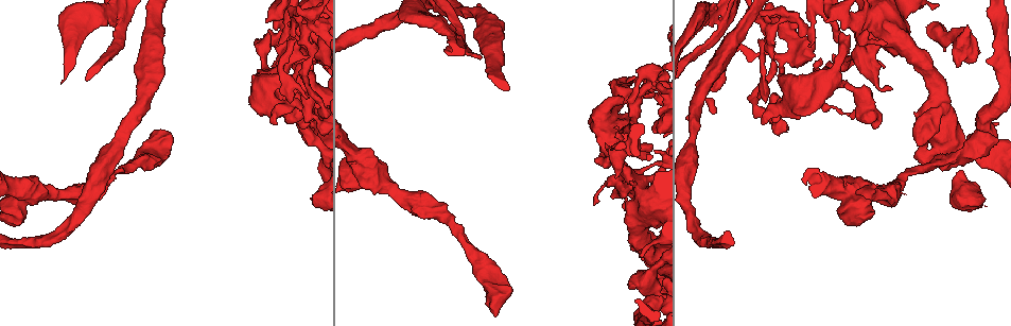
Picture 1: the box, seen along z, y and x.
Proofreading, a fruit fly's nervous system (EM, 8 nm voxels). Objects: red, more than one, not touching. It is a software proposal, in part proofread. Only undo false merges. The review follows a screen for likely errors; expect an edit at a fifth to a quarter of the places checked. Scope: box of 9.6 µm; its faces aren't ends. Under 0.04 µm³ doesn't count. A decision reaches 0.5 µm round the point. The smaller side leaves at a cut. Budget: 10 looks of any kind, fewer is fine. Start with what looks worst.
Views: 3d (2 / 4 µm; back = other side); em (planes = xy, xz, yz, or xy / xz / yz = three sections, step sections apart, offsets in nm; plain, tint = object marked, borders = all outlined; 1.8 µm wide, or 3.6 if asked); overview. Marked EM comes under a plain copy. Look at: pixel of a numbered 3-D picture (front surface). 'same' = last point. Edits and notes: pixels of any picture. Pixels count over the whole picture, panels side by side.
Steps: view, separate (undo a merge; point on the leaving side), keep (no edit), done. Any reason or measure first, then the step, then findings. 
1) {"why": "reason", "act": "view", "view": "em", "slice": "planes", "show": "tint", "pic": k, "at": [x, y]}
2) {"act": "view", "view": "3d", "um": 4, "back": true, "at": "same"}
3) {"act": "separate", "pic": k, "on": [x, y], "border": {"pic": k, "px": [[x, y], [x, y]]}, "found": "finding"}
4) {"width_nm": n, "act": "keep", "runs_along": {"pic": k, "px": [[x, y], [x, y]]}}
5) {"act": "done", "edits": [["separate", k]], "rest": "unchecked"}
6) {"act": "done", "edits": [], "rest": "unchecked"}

{"why": "four arms meet", "act": "view", "view": "3d", "um": 4, "pic": 1, "at": [303, 31]}

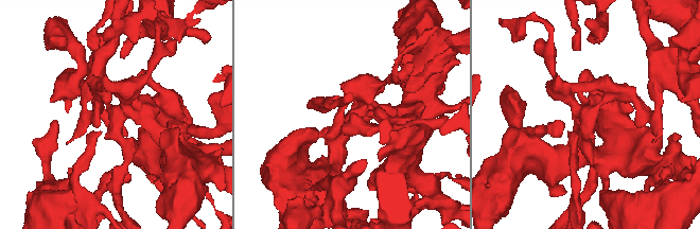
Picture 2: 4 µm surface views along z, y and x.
{"arms": 4, "act": "view", "view": "em", "slice": "planes", "show": "tint", "pic": 2, "at": [114, 116]}

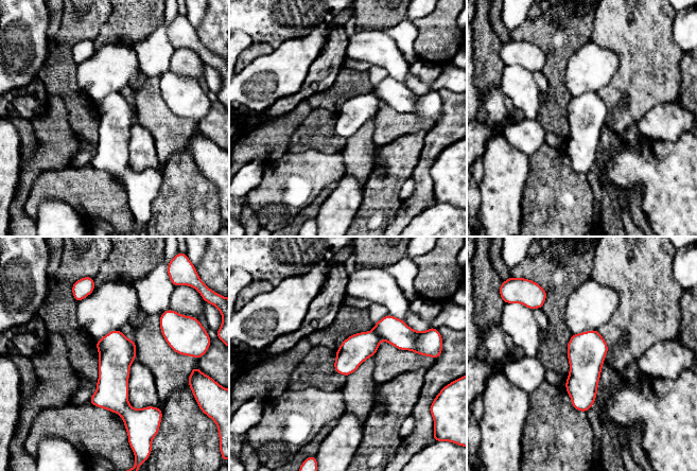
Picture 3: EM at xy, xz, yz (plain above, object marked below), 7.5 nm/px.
{"width_nm": 220, "act": "keep", "runs_along": {"pic": 3, "px": [[411, 344], [376, 335], [336, 366]]}, "found": "all the same cell"}

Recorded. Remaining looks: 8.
{"why": "branch point", "act": "view", "view": "3d", "um": 4, "pic": 1, "at": [309, 89]}

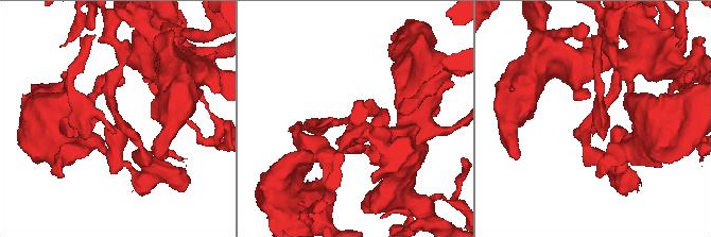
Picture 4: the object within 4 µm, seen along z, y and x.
{"act": "view", "view": "em", "slice": "planes", "show": "borders", "pic": 4, "at": [114, 117]}

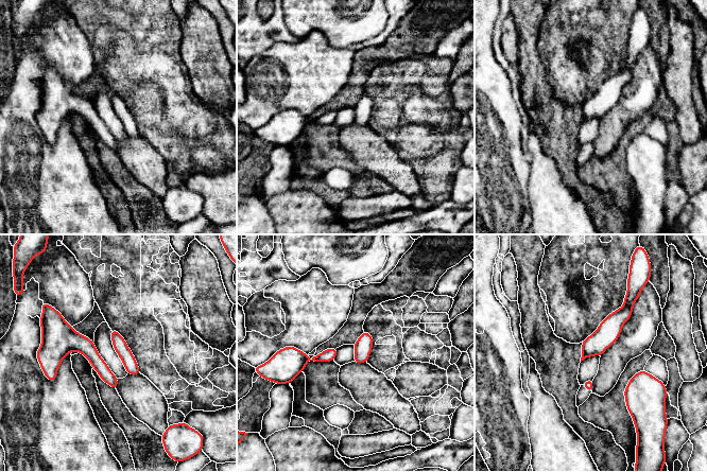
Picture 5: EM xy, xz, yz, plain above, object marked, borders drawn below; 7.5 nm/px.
{"width_nm": 100, "act": "keep", "runs_along": {"pic": 5, "px": [[626, 299], [626, 310], [584, 355]]}, "found": "continuous, no second cell"}

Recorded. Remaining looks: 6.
{"act": "view", "view": "em", "slice": "yz", "step": 4, "show": "tint", "pic": 1, "at": [857, 22]}

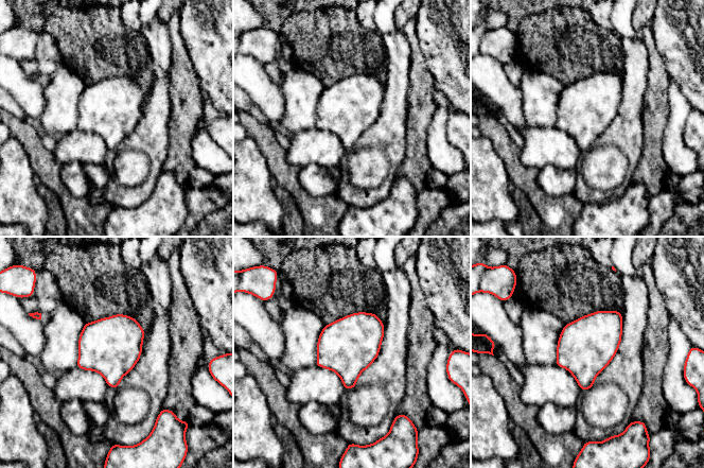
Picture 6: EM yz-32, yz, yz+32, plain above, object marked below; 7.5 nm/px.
{"act": "keep", "found": "one cell here"}

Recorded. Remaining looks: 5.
{"why": "a narrow waist", "act": "view", "view": "3d", "um": 2, "pic": 1, "at": [915, 171]}

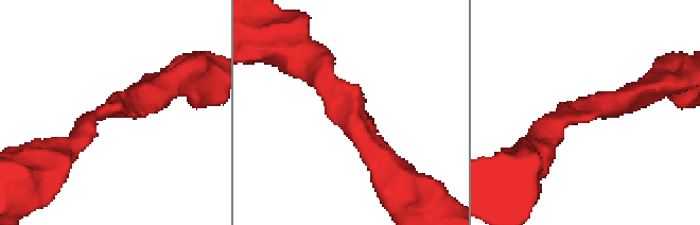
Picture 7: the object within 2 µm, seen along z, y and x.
{"arm_widths_nm": [200, 400], "why": "shape alone is not enough", "act": "view", "view": "em", "slice": "planes", "show": "tint", "pic": 7, "at": [338, 106]}

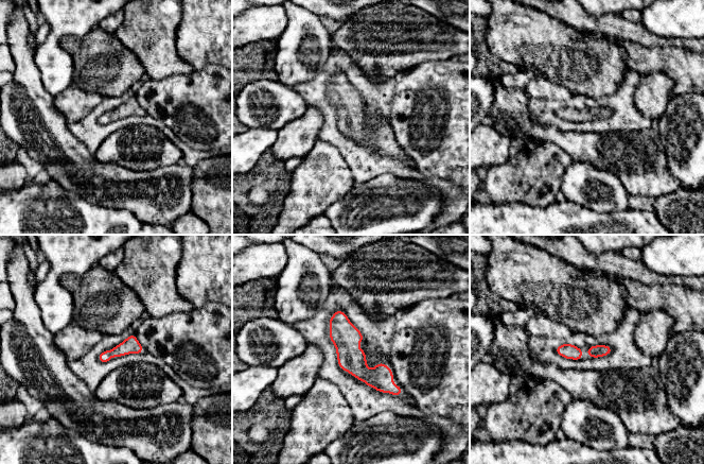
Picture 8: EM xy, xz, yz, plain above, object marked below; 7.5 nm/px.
{"width_nm": 110, "act": "keep", "runs_along": {"pic": 8, "px": [[337, 313], [349, 355], [399, 391]]}, "found": "continuous, no second cell"}

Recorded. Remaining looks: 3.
{"why": "four or more arms meet", "act": "view", "view": "3d", "um": 4, "pic": 1, "at": [848, 198]}

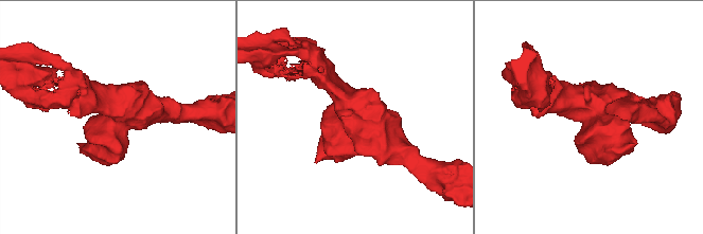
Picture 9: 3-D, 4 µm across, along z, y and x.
{"act": "view", "view": "em", "um": 3.6, "slice": "planes", "show": "tint", "pic": 9, "at": [350, 122]}

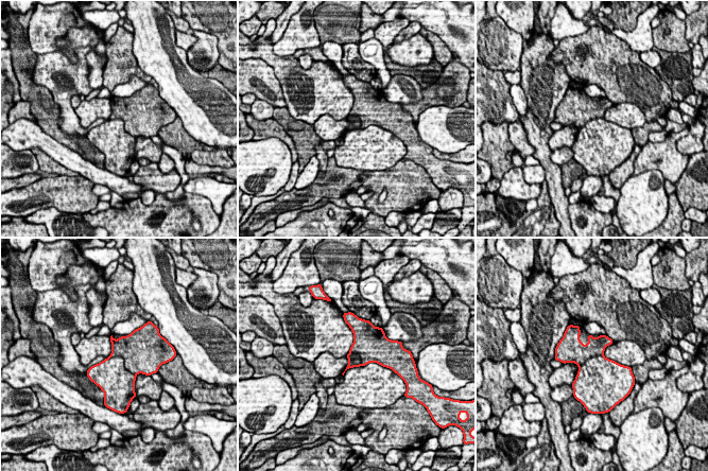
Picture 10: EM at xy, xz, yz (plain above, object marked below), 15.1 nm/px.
{"width_nm": 420, "act": "separate", "pic": 10, "on": [111, 372], "found": "two cells meet here"}

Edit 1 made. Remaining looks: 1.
{"act": "done", "edits": [["separate", 10]], "rest": "unchecked"}

